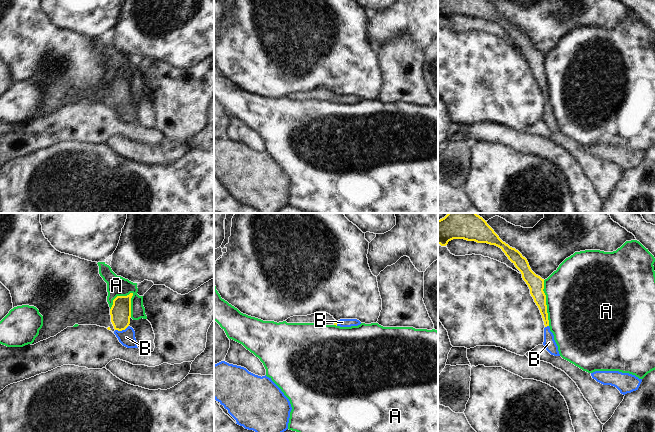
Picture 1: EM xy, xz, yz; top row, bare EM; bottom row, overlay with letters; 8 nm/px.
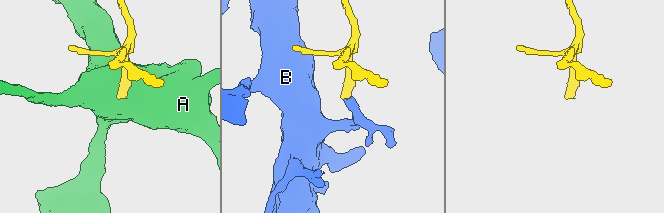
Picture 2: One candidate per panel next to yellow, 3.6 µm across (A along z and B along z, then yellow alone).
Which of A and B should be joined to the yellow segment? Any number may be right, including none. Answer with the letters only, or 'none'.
B

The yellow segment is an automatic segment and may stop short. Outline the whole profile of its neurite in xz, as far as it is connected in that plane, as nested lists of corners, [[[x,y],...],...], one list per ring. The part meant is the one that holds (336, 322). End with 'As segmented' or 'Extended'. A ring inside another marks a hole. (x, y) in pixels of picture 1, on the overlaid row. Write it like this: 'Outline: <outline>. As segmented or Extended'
Outline: [[[340,319],[334,323],[336,326],[340,327],[351,327],[351,326],[358,326],[361,322],[357,319]]]. Extended

